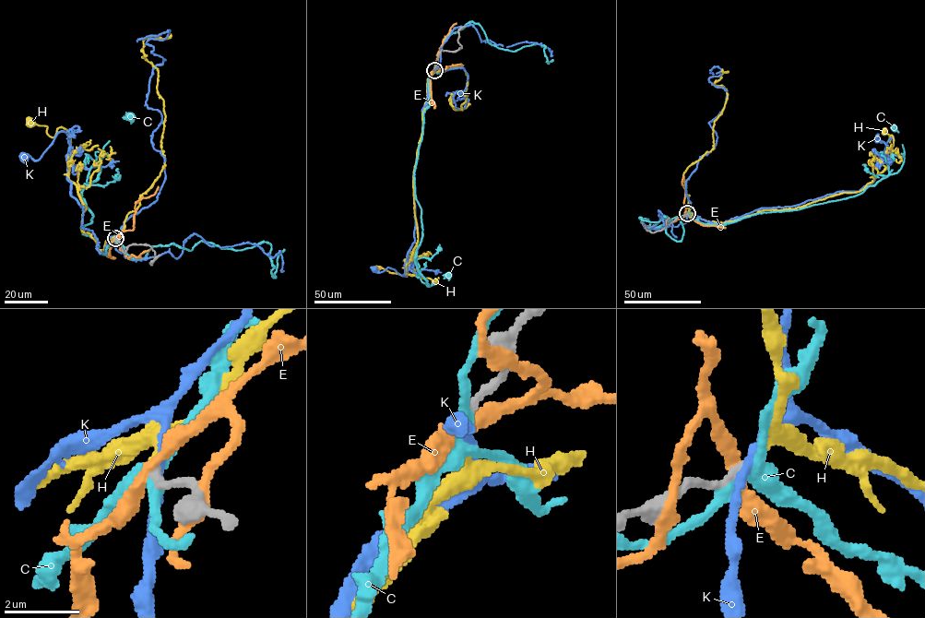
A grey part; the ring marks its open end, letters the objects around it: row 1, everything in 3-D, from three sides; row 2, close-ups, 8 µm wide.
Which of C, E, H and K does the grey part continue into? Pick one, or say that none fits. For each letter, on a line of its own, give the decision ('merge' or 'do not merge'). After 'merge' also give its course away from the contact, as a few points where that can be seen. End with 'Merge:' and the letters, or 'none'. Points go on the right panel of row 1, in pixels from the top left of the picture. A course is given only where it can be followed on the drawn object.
C: do not merge
E: do not merge
H: merge | via (687, 213), (727, 222), (861, 190), (889, 164), (894, 139), (891, 135), (890, 142), (884, 131)
K: do not merge
Merge: H

